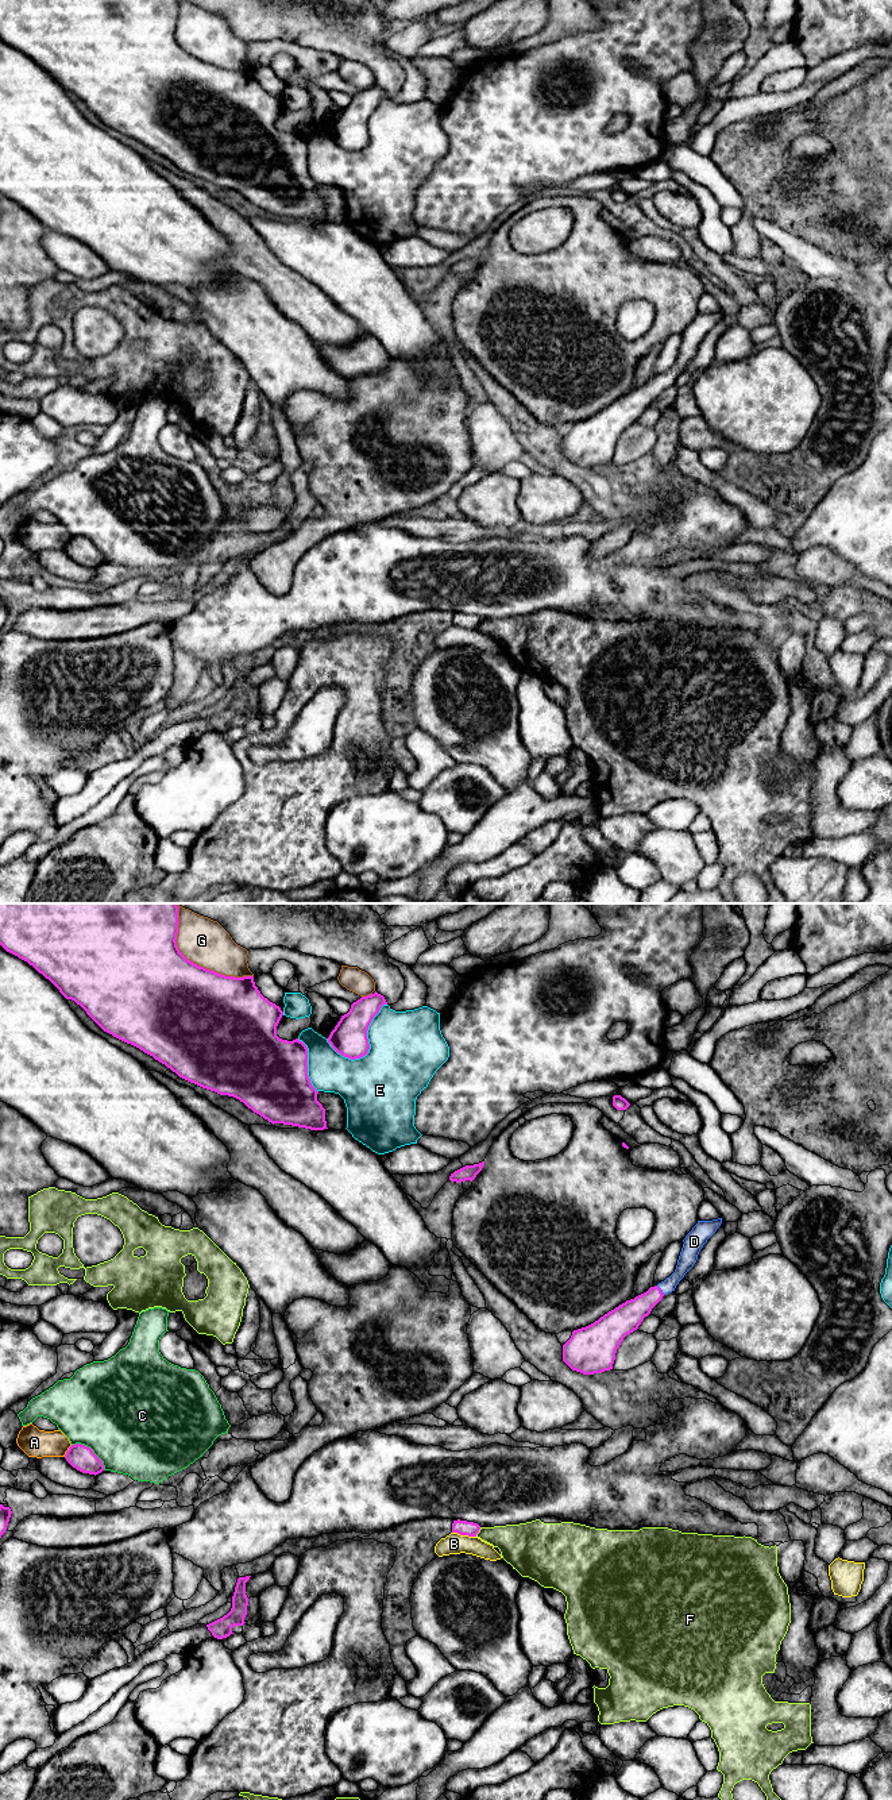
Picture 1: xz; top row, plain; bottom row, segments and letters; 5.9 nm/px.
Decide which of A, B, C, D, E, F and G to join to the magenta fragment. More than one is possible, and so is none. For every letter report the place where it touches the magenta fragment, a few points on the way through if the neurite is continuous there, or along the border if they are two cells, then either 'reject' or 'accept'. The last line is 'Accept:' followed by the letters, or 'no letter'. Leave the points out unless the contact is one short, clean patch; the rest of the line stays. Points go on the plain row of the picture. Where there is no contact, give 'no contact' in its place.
A: xz (68, 543) | reject
B: xz (464, 627) | reject
C: xz (92, 543) | reject
D: xz (660, 382) | across xz (628, 409), (660, 382), (679, 366), (687, 351) | accept
E: xz (369, 139) | reject
F: xz (478, 624) | reject
G: xz (193, 56) | reject
Accept: D

